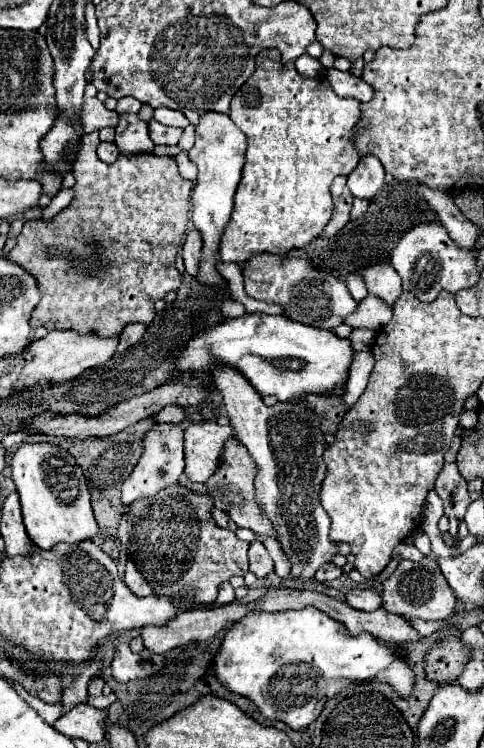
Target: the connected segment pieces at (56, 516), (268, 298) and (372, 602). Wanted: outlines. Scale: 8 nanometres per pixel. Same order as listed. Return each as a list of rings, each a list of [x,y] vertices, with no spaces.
[[[22,444],[12,458],[12,480],[20,494],[24,526],[32,542],[52,550],[58,542],[80,544],[92,540],[100,528],[92,514],[90,492],[74,456],[54,444]]]
[[[272,254],[252,256],[244,270],[244,288],[254,300],[284,304],[288,318],[324,330],[334,330],[358,306],[342,280],[336,280],[336,276],[324,270],[312,270],[308,258],[282,258]]]
[[[352,588],[346,594],[346,602],[356,608],[356,610],[364,610],[364,612],[372,612],[376,608],[382,606],[380,600],[380,592],[372,590],[372,588]]]

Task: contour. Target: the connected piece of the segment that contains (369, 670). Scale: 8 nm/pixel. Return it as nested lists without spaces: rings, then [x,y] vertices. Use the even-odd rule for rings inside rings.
[[[316,608],[290,610],[290,612],[254,612],[238,620],[224,636],[218,654],[212,660],[214,676],[230,692],[250,698],[262,716],[268,720],[280,720],[292,730],[302,730],[310,726],[322,712],[328,698],[334,698],[344,686],[358,682],[388,682],[398,694],[408,696],[414,686],[414,672],[390,646],[374,640],[370,634],[352,636],[344,624],[328,618],[328,614]]]

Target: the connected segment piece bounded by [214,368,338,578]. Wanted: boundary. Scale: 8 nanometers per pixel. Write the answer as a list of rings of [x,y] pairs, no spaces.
[[[220,368],[214,370],[214,384],[224,396],[224,406],[230,416],[230,424],[236,430],[236,438],[240,444],[244,444],[256,462],[256,500],[262,508],[262,514],[272,522],[272,528],[276,532],[276,538],[282,546],[282,552],[288,556],[292,570],[292,578],[314,578],[316,570],[332,562],[332,558],[338,554],[338,544],[330,540],[330,516],[320,504],[320,486],[326,476],[326,464],[324,464],[324,432],[320,430],[322,426],[322,416],[316,414],[312,408],[304,406],[298,398],[296,400],[286,400],[278,402],[276,406],[268,408],[260,394],[252,390],[252,384],[240,374],[234,372],[232,368]]]

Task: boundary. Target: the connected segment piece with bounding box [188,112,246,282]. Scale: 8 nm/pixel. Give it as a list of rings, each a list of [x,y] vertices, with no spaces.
[[[208,112],[202,114],[198,126],[196,126],[196,144],[188,152],[190,162],[198,168],[198,180],[194,184],[194,226],[202,234],[204,250],[202,250],[202,264],[198,278],[204,278],[206,282],[220,282],[220,274],[214,268],[214,258],[218,254],[218,242],[224,226],[230,220],[232,204],[234,204],[234,192],[240,182],[242,166],[244,166],[244,152],[246,152],[246,136],[238,130],[238,126],[230,120],[228,114],[220,112]]]

